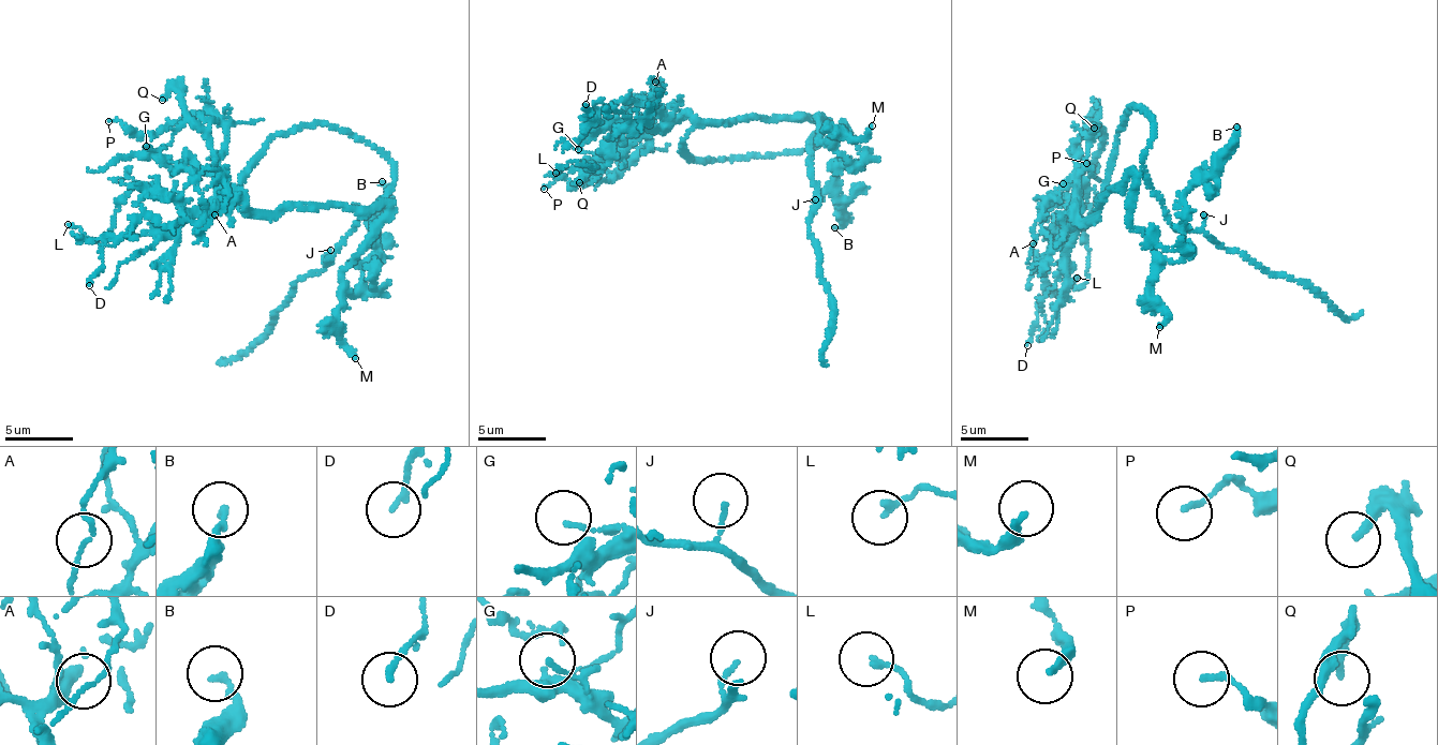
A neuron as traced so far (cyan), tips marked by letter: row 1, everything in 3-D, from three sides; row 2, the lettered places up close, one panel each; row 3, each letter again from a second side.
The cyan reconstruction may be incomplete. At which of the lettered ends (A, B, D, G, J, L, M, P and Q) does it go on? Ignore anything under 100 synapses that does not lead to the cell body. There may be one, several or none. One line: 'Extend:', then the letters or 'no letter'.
Extend: no letter

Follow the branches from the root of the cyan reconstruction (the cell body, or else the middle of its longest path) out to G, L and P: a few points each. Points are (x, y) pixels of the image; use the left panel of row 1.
G: (267, 148), (236, 196), (245, 210), (233, 190), (190, 163), (167, 166), (146, 146)
L: (267, 148), (236, 196), (245, 210), (241, 197), (225, 197), (179, 208), (136, 187), (98, 239), (68, 224)
P: (267, 148), (236, 196), (245, 210), (219, 165), (222, 122), (192, 115), (154, 133), (108, 121)

